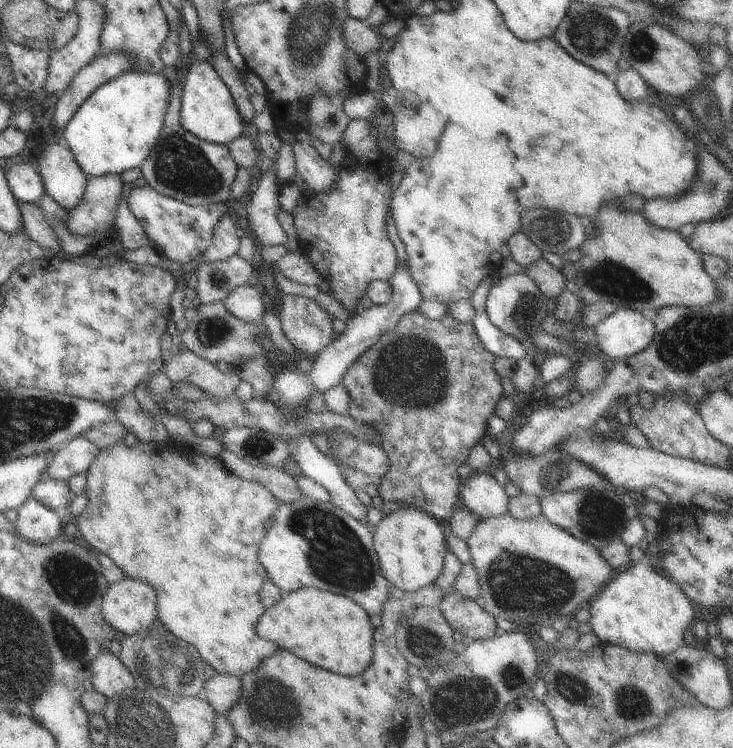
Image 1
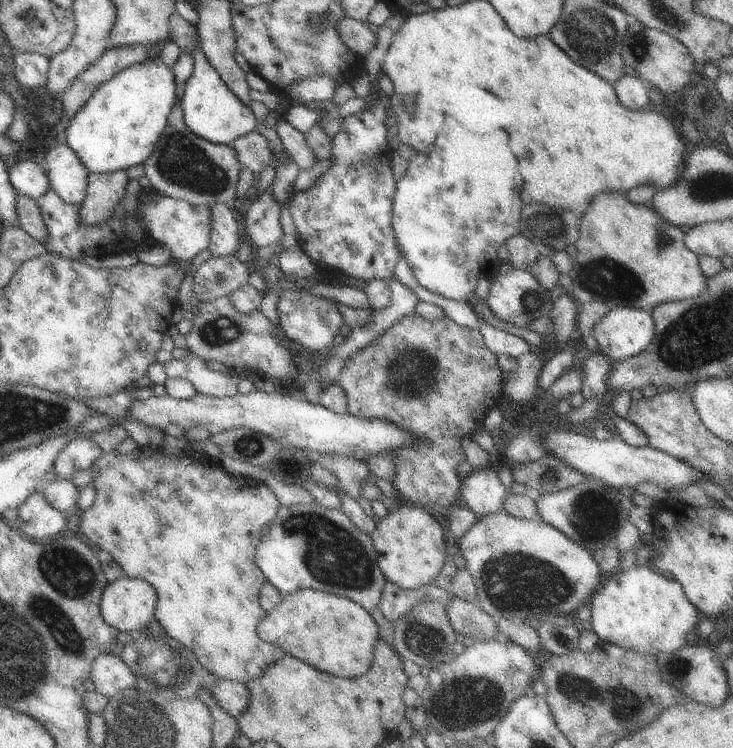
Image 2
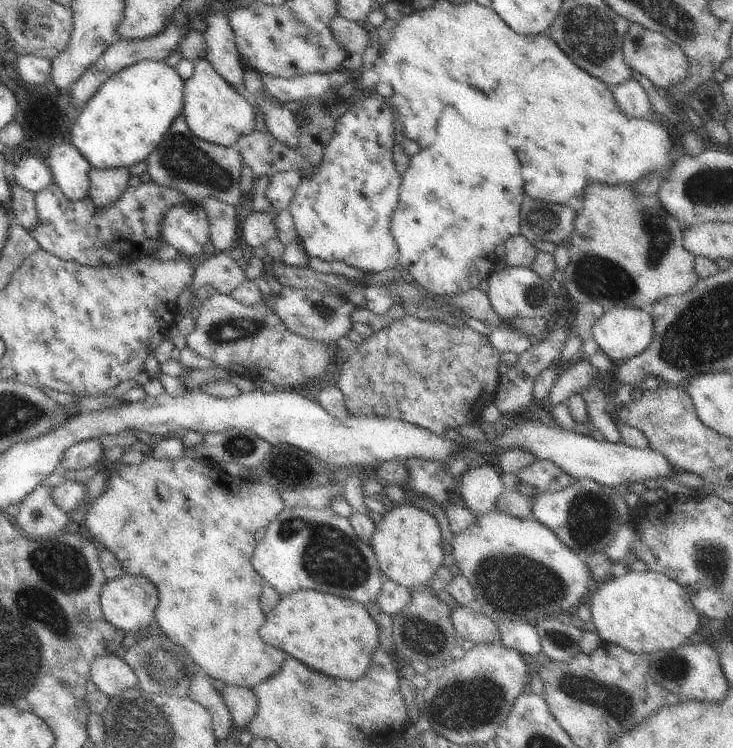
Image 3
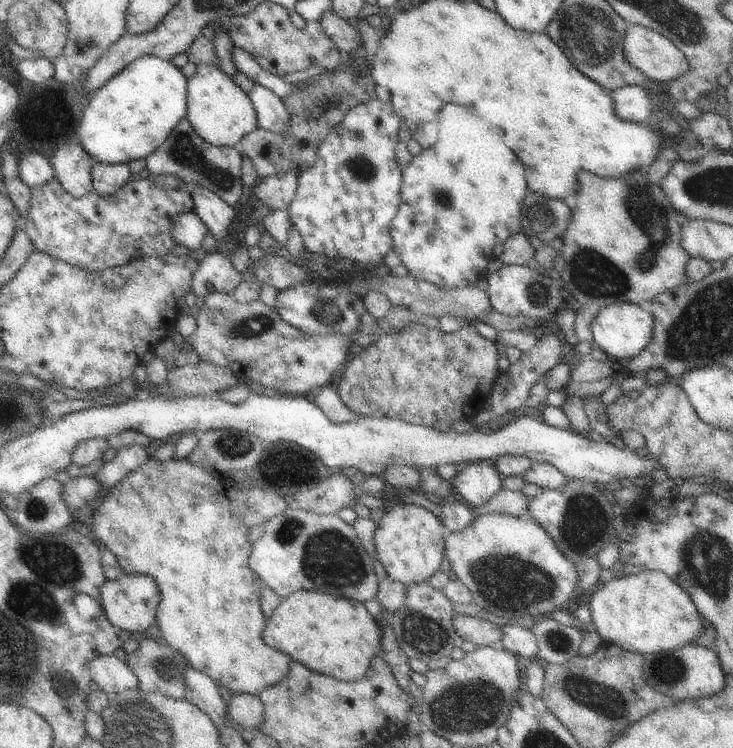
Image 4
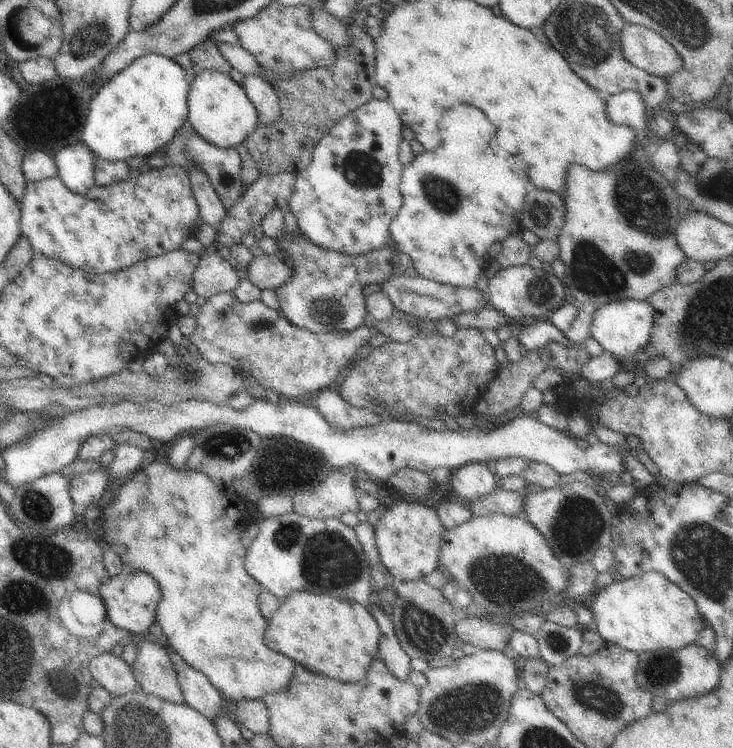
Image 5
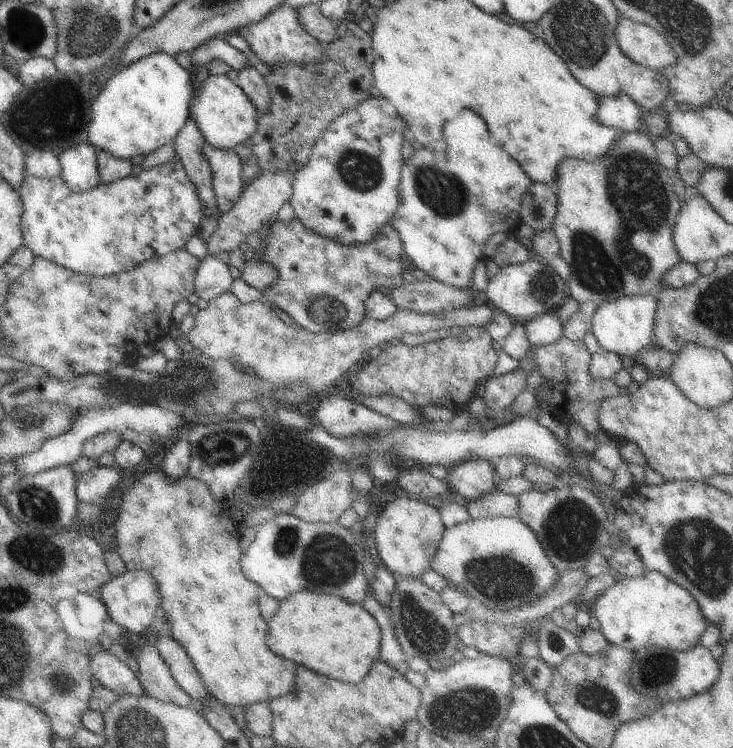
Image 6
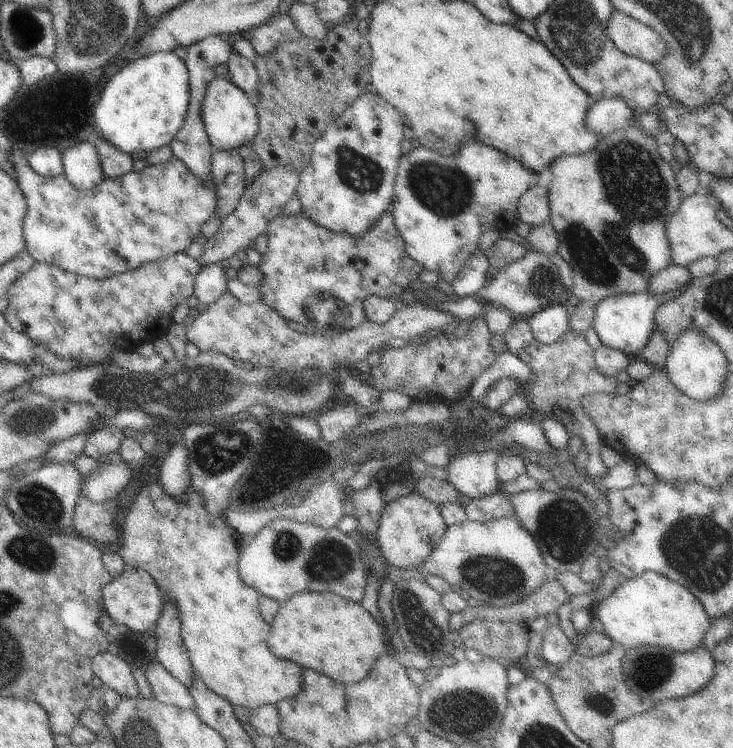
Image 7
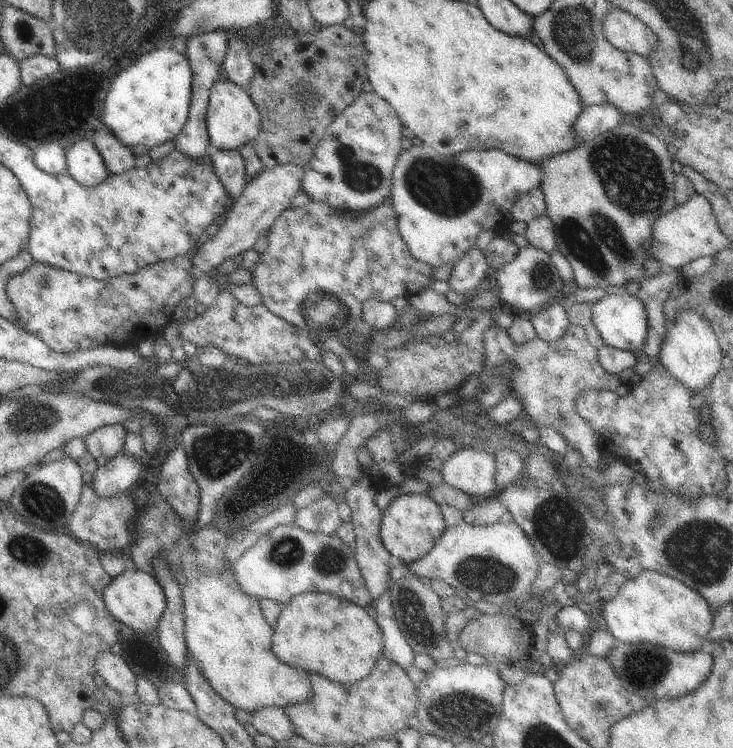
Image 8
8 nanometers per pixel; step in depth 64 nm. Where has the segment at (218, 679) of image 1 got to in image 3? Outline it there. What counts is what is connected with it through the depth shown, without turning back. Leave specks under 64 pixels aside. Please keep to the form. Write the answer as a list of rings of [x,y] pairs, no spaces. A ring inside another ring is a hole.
[[[226,685],[223,701],[238,731],[249,726],[259,711],[259,700],[254,691],[234,685]]]

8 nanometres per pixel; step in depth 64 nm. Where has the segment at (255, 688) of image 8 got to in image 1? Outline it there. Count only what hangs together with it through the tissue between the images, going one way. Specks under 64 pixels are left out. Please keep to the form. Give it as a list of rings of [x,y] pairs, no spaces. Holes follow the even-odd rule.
[[[123,441],[116,443],[110,448],[101,450],[92,461],[87,474],[87,490],[90,502],[84,512],[81,512],[76,519],[78,530],[83,540],[88,540],[90,546],[98,548],[100,552],[108,554],[120,568],[124,571],[126,577],[140,578],[154,588],[157,594],[155,604],[157,617],[162,624],[179,639],[192,644],[199,652],[204,665],[210,664],[216,672],[221,675],[232,675],[242,680],[243,676],[254,672],[265,658],[274,655],[280,648],[276,643],[263,639],[256,634],[256,622],[264,614],[264,606],[258,598],[264,582],[268,580],[268,574],[264,572],[262,564],[258,562],[258,546],[266,534],[266,522],[274,518],[281,502],[277,496],[274,496],[268,488],[252,480],[237,477],[235,474],[230,476],[223,465],[222,459],[218,456],[204,455],[187,451],[186,447],[174,446],[174,444],[162,444],[162,442],[139,442],[133,448],[128,448]]]

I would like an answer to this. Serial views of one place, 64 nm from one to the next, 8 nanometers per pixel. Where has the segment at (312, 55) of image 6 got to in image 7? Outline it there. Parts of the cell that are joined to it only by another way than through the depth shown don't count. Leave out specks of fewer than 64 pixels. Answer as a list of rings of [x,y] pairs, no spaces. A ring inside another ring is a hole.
[[[283,10],[271,19],[270,24],[264,23],[250,31],[249,41],[258,55],[269,53],[280,43],[289,43],[302,36],[291,17]]]

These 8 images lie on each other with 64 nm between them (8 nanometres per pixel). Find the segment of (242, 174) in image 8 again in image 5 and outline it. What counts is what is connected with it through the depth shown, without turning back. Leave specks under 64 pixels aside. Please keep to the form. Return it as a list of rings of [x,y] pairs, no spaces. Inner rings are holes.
[[[190,122],[180,127],[176,136],[162,150],[146,159],[149,168],[162,168],[164,165],[180,165],[187,172],[189,164],[197,164],[208,175],[222,206],[227,212],[240,200],[244,186],[241,179],[241,158],[235,148],[221,149],[205,141],[194,129]]]

